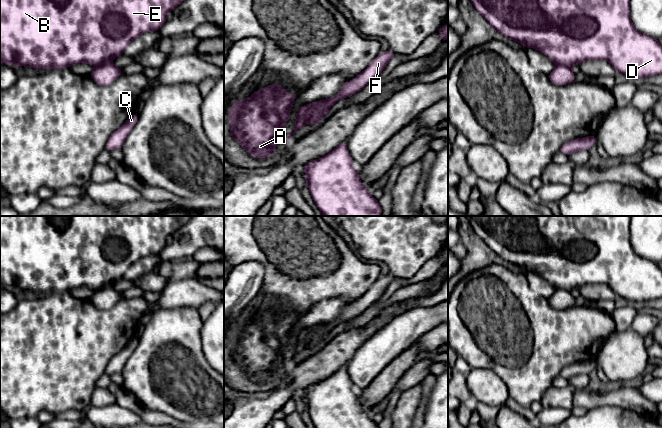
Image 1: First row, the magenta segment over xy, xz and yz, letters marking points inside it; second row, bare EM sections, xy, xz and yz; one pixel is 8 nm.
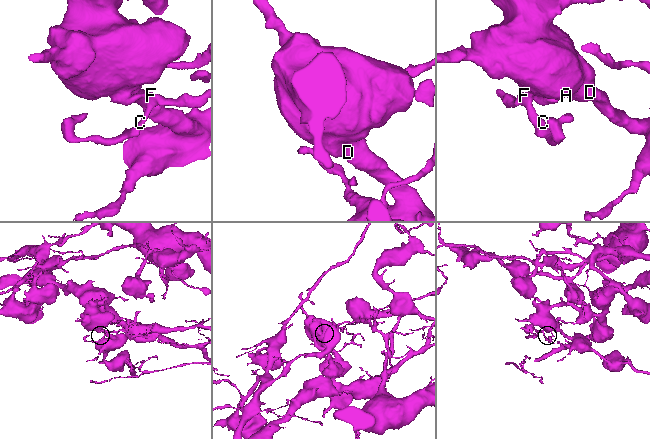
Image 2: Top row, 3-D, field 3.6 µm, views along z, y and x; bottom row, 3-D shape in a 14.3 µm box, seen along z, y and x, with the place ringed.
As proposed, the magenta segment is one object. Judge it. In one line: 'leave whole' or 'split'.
split

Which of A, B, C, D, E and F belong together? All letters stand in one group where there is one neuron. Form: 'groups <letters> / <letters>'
groups A B D E / C F

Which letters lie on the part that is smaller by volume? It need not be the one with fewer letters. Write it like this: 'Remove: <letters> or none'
Remove: C, F

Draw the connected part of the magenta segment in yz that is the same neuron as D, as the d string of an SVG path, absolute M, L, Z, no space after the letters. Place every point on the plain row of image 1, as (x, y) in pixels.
M465 216L474 232L510 264L535 272L555 289L571 291L589 284L606 284L616 296L647 302L662 297L662 271L651 260L636 254L630 242L631 216Z

